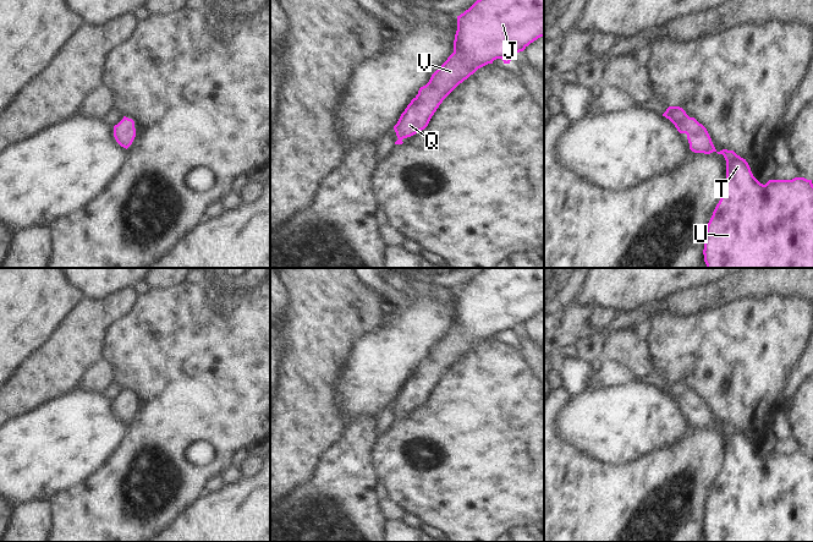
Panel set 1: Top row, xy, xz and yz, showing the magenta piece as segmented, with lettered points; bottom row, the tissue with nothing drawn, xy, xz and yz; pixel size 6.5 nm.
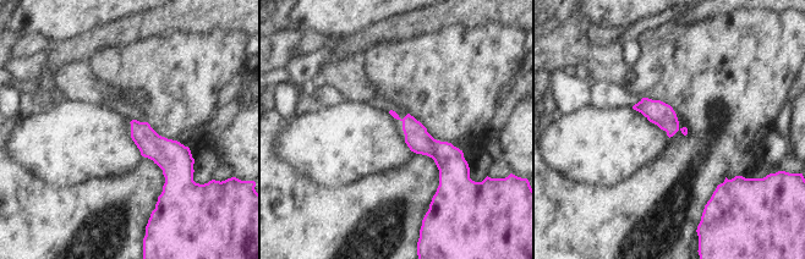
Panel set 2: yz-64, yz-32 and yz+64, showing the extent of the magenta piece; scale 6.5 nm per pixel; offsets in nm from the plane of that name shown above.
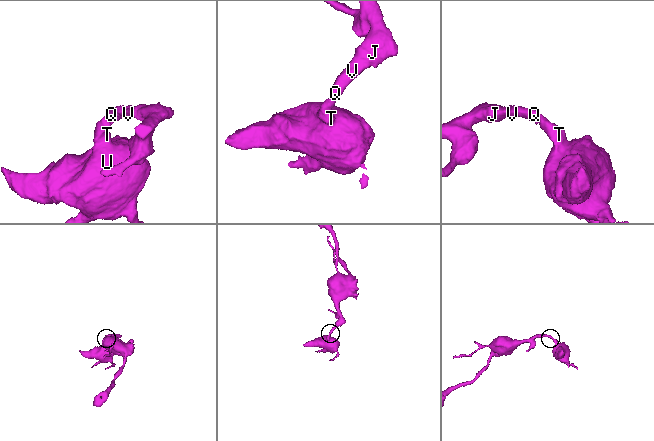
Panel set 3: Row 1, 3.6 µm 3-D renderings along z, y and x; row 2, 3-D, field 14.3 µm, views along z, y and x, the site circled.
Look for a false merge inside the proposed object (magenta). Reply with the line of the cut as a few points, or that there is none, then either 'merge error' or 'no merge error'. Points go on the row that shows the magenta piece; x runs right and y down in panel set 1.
no cut; no merge error

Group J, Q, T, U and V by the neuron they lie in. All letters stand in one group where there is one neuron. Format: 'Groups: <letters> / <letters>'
Groups: J Q T U V

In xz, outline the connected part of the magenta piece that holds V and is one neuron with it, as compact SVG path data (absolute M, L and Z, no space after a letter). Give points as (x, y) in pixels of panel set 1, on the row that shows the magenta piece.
M477 0L468 10L457 16L454 53L432 75L429 82L419 88L418 94L411 100L394 126L399 138L395 144L402 144L403 138L424 130L443 100L478 69L493 64L496 59L501 59L504 64L510 64L516 53L523 51L540 37L544 37L544 0Z

